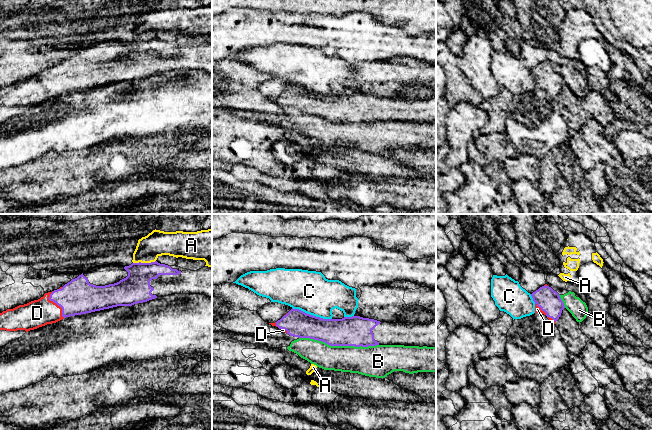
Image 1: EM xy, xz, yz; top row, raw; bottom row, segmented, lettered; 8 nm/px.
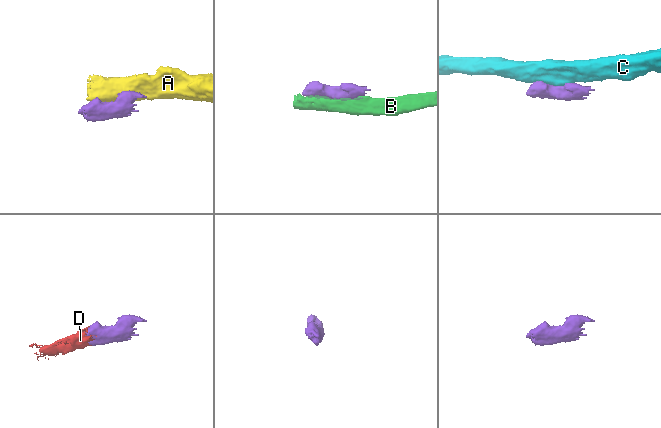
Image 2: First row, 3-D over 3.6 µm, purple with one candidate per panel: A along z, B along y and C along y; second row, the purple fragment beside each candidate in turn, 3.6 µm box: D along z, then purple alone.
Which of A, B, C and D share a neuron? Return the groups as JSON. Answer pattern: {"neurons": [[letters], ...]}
{"neurons": [["A"], ["B"], ["C"], ["D"]]}

